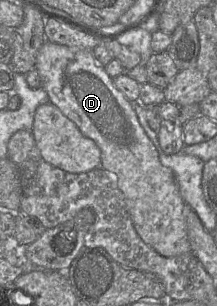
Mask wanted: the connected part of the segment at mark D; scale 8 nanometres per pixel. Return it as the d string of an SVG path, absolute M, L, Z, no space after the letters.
M45 41L36 57L37 70L49 102L70 119L81 133L92 139L101 150L101 168L112 173L124 195L133 226L141 239L165 257L191 253L183 210L185 202L180 194L173 171L159 160L159 154L139 123L132 102L119 91L105 68L98 64L91 50L70 48Z

